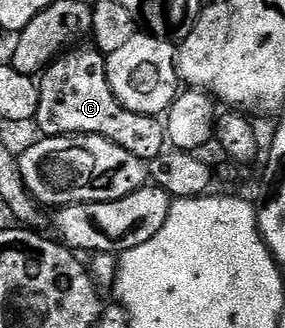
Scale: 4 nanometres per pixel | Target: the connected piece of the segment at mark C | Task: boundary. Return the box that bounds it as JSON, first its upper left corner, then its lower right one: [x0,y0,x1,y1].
[33,48,168,164]

